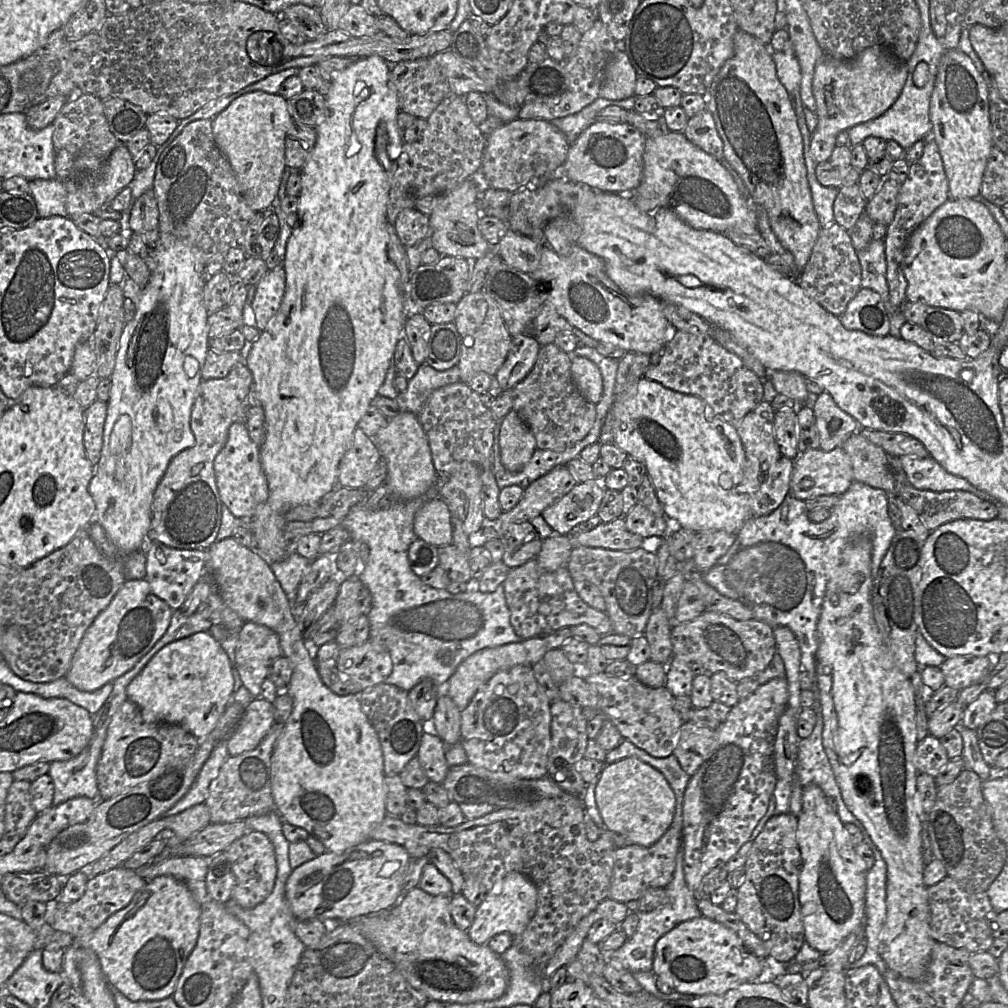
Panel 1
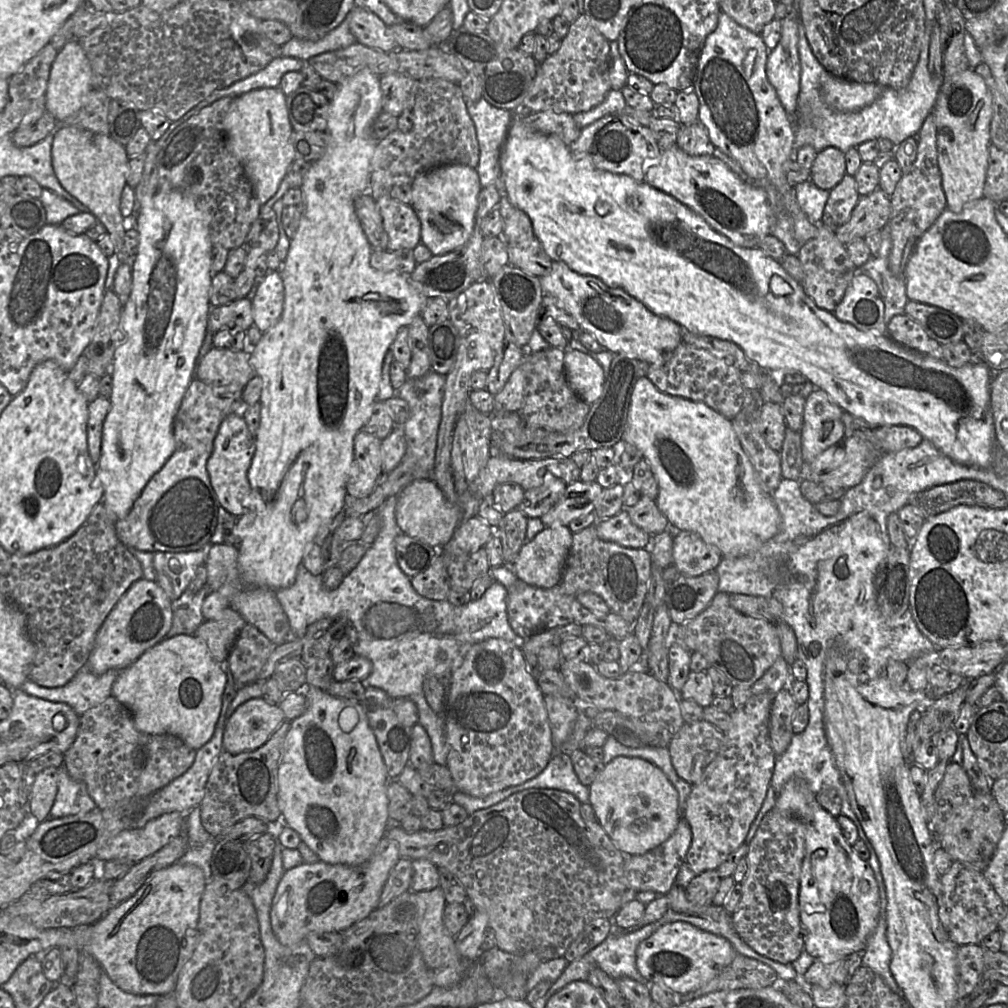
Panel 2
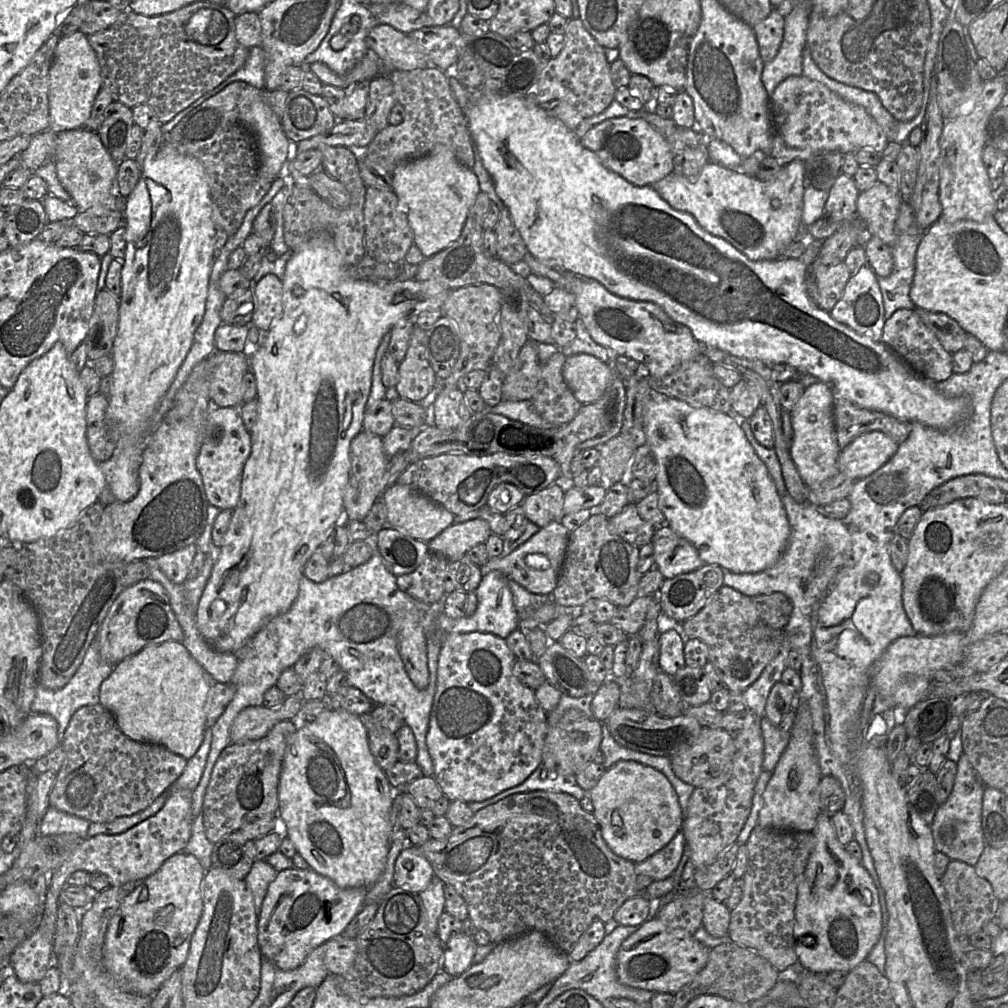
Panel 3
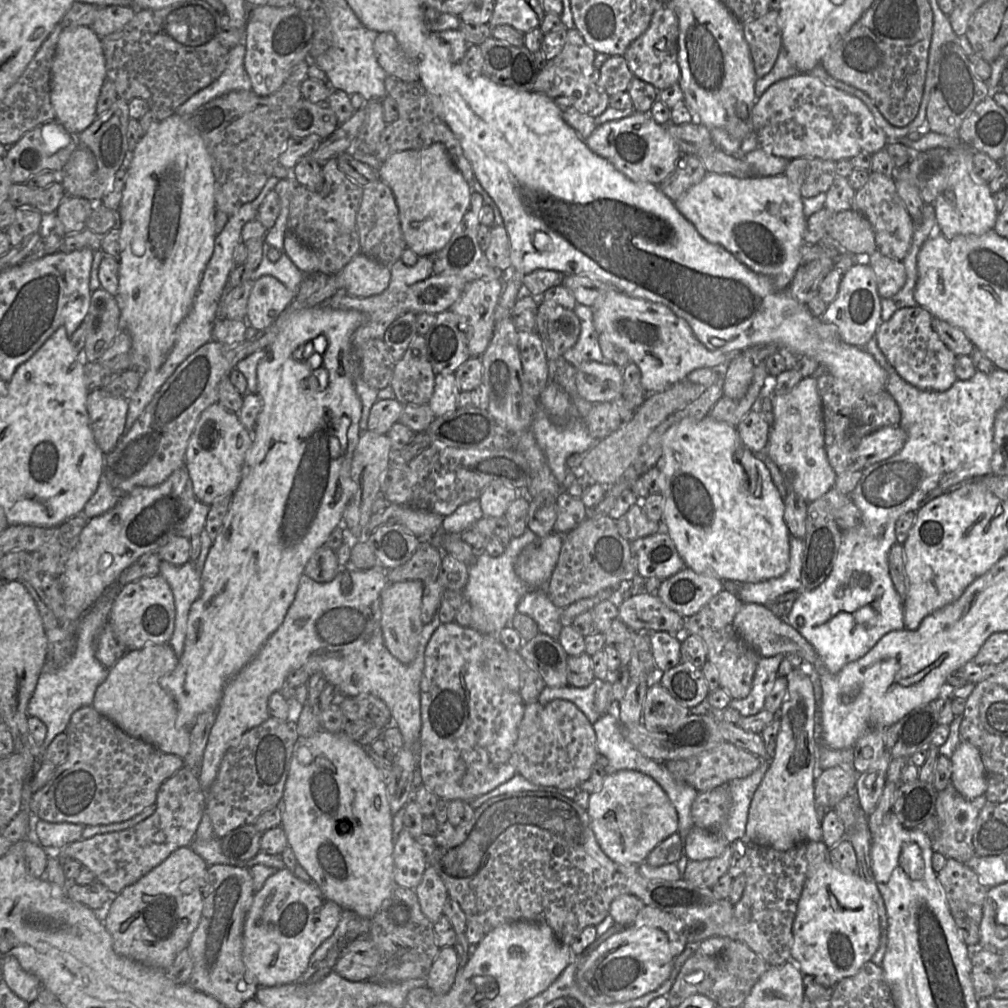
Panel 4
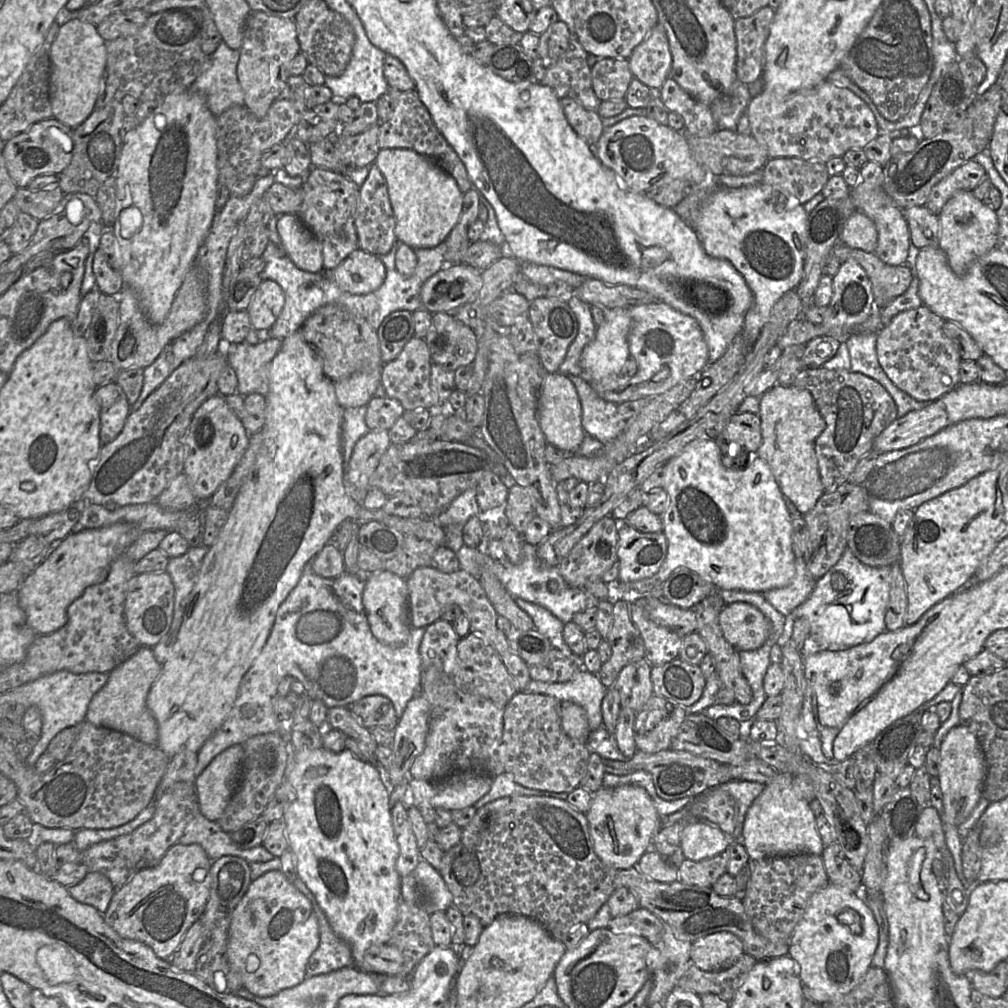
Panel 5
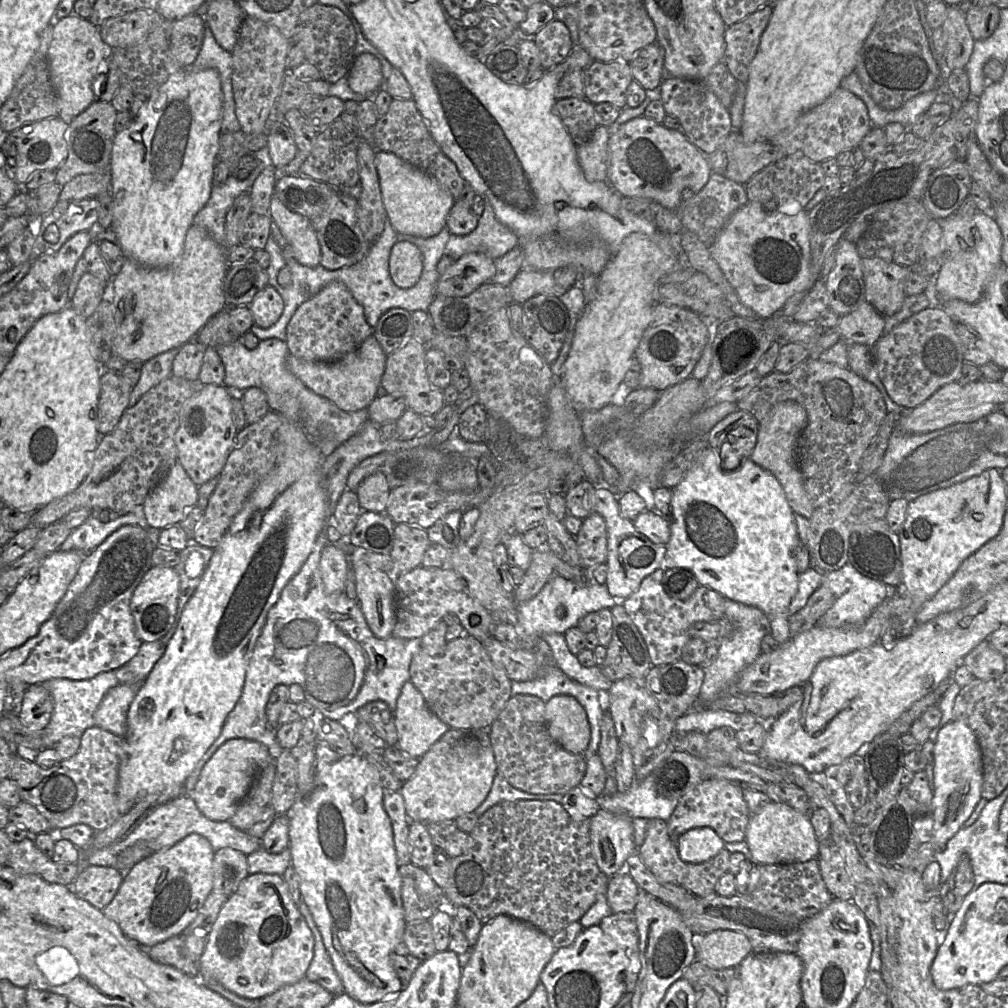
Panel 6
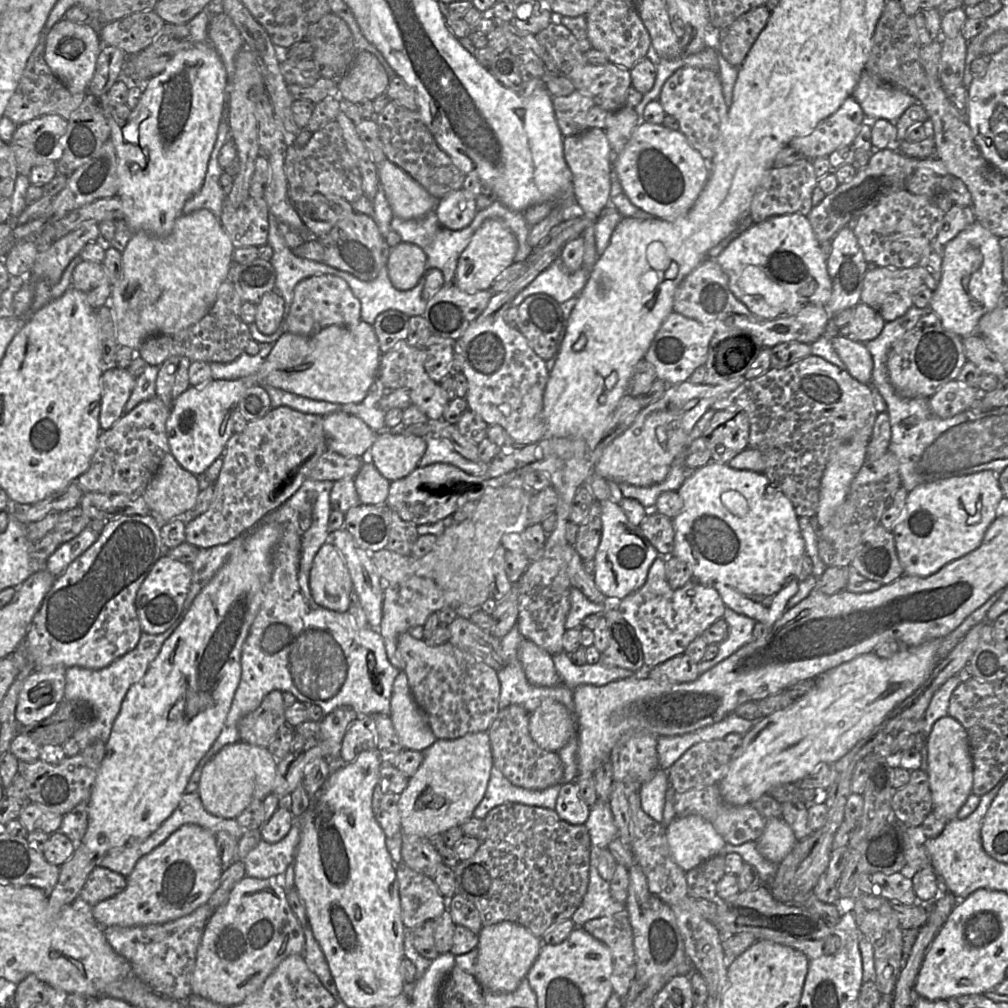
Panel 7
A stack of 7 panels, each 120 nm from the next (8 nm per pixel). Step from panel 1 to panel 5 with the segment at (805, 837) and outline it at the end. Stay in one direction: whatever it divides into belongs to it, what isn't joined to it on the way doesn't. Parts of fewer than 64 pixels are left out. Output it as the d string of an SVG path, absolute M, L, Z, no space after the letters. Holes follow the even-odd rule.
M829 883L811 897L808 906L795 926L790 939L789 955L798 964L798 976L803 985L810 989L810 996L821 1006L828 1006L832 1000L840 999L853 990L865 976L871 966L873 956L879 942L879 928L872 910L865 900L847 888ZM853 909L858 915L860 932L855 933L854 927L839 921L839 913L848 913Z

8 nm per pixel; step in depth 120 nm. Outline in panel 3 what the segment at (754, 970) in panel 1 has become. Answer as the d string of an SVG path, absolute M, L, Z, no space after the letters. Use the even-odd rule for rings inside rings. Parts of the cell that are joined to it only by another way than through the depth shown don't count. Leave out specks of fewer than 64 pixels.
M648 918L621 944L616 958L616 974L624 985L675 995L705 967L709 953L709 947L684 929L670 928L659 918Z

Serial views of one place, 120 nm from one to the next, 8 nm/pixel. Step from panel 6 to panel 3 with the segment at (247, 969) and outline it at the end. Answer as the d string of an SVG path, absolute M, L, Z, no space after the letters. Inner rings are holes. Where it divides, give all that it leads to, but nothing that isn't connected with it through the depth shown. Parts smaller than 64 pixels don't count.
M292 867L280 871L270 883L258 915L258 944L262 957L281 970L300 967L315 948L342 934L363 908L368 889L341 888L311 868Z

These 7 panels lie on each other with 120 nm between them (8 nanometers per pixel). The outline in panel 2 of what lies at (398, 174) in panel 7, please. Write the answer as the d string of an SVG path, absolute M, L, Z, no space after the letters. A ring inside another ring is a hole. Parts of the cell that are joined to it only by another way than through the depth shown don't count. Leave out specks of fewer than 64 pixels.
M462 164L440 166L419 174L411 189L411 206L421 224L421 243L433 255L443 255L463 246L473 232L478 195L482 189L476 170Z

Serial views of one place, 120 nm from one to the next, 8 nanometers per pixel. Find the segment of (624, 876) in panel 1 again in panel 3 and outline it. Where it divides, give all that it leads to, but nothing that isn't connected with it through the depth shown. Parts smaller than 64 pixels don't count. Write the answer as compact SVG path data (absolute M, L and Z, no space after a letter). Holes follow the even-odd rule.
M679 831L662 849L640 863L635 863L636 875L646 875L654 881L664 880L677 868L685 847L685 835Z

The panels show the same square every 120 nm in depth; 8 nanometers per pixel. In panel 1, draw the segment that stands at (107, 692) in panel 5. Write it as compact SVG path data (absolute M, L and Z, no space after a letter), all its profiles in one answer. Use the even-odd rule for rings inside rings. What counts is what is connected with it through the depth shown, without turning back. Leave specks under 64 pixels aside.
M197 632L160 649L127 686L127 700L137 704L148 723L171 723L184 728L198 740L204 739L216 726L227 708L233 692L234 677L230 659L220 642L208 632Z

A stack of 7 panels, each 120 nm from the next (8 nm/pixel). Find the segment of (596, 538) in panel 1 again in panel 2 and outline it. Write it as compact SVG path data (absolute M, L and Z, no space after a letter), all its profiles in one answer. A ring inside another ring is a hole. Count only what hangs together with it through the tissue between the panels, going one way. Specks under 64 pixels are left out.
M626 508L611 518L597 521L595 526L598 537L603 541L632 549L647 548L650 545L651 535L631 521Z

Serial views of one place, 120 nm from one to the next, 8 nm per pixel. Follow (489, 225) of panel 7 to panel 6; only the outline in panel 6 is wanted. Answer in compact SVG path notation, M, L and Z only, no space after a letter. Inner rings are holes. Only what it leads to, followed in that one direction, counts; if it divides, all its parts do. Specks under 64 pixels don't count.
M468 253L455 260L439 276L436 294L449 297L470 295L495 275L495 260L482 253Z

